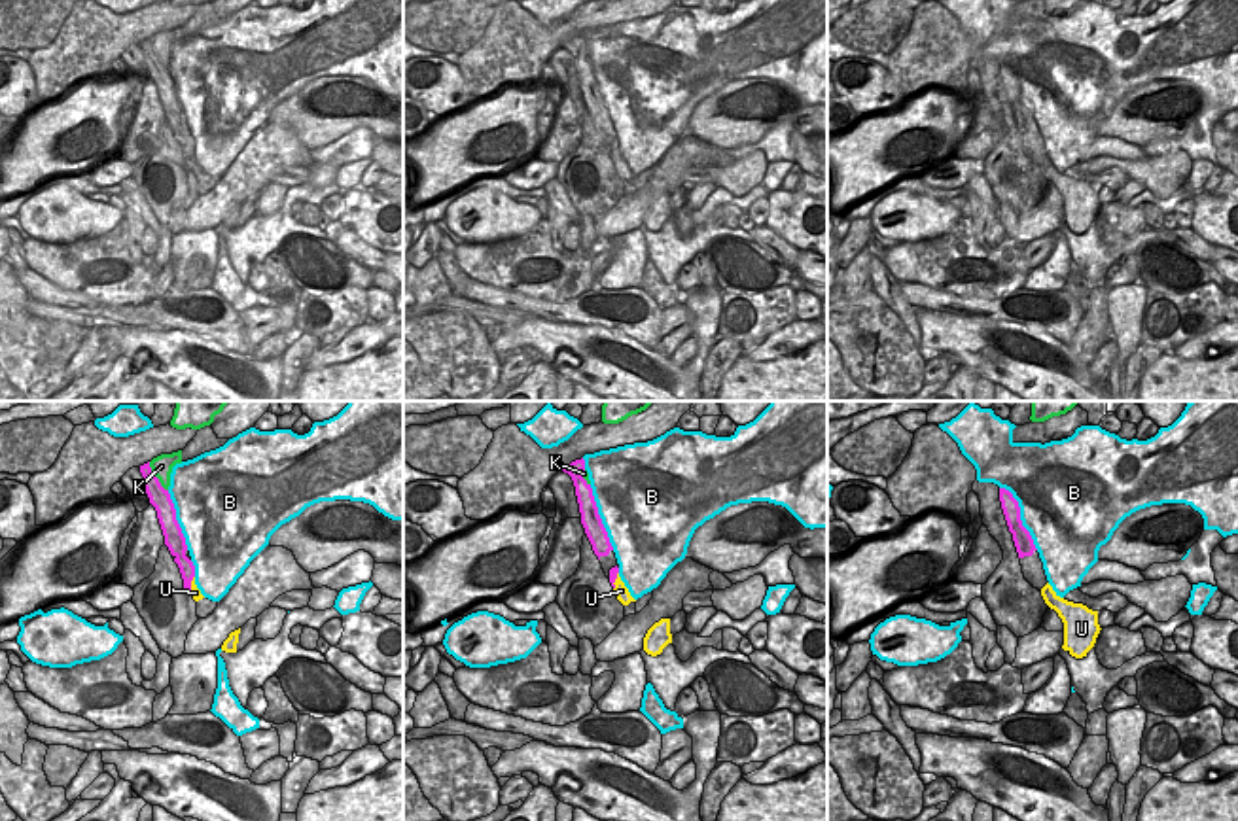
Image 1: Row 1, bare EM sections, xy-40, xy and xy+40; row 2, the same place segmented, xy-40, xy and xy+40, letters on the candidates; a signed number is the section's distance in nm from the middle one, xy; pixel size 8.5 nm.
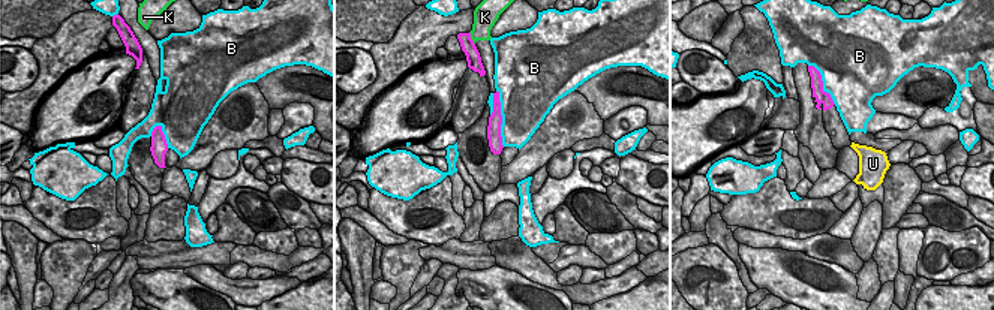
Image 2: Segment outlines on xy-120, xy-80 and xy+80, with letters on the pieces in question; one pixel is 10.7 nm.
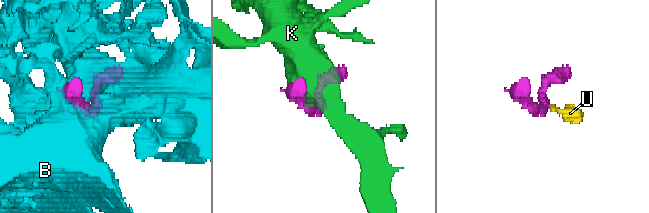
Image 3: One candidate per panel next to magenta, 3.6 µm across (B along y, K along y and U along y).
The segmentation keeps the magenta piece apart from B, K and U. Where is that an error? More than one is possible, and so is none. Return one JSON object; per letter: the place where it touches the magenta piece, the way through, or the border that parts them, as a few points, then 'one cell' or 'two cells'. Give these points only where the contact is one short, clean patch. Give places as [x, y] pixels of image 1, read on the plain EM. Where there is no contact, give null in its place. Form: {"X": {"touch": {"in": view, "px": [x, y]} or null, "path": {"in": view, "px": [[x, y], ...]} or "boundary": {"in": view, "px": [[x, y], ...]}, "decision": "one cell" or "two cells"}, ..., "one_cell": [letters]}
{"B": {"touch": {"in": "xy+40", "px": [1019, 93]}, "decision": "two cells"}, "K": {"touch": {"in": "xy-40", "px": [156, 53]}, "decision": "two cells"}, "U": {"touch": {"in": "xy-40", "px": [190, 161]}, "boundary": {"in": "xy-40", "px": [[194, 152], [190, 169]]}, "decision": "two cells"}, "one_cell": []}

